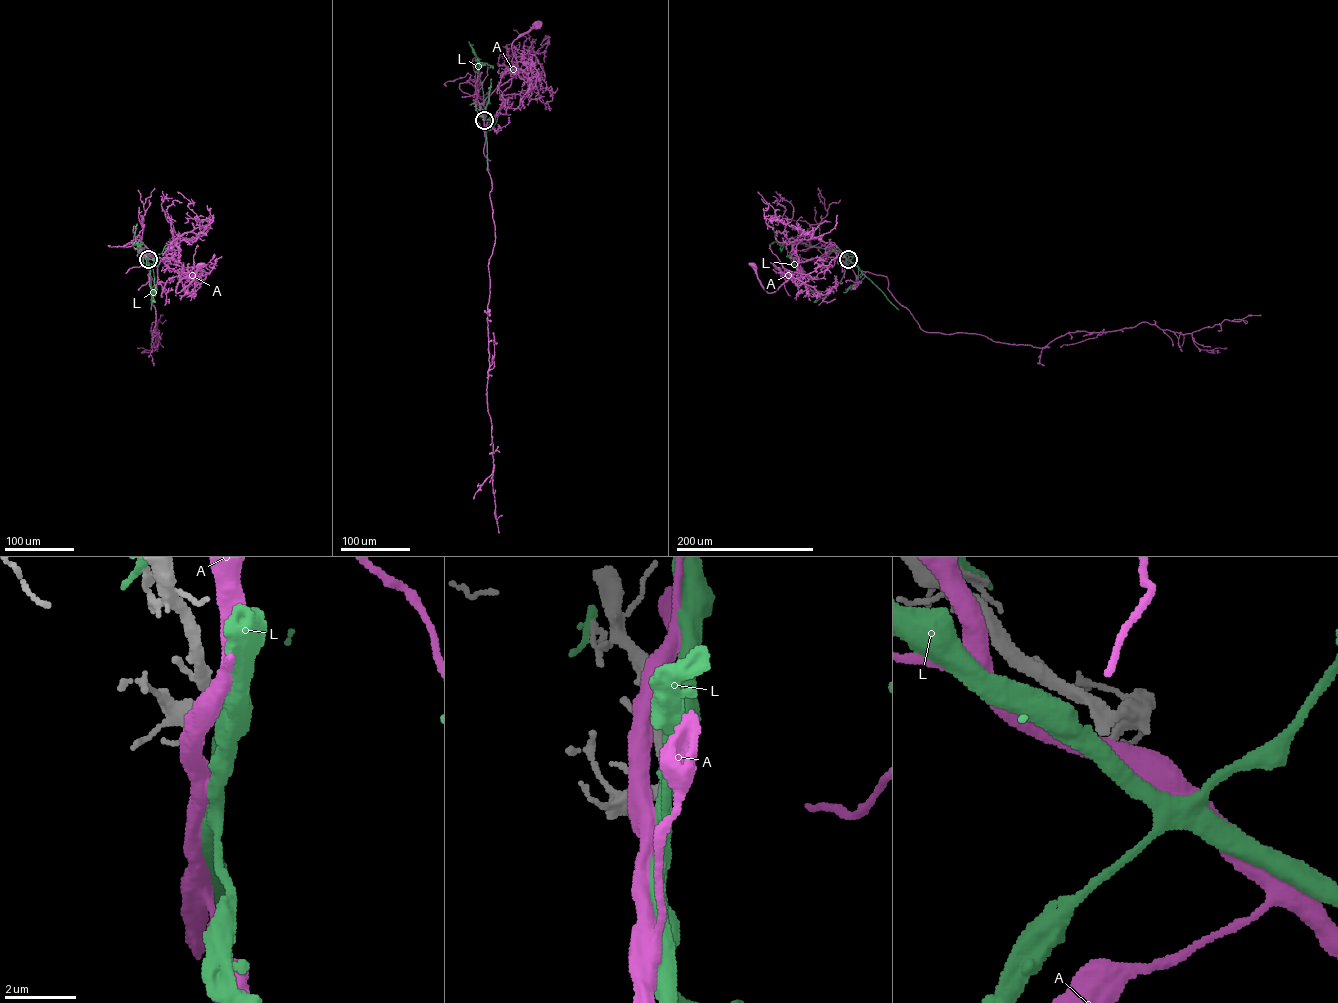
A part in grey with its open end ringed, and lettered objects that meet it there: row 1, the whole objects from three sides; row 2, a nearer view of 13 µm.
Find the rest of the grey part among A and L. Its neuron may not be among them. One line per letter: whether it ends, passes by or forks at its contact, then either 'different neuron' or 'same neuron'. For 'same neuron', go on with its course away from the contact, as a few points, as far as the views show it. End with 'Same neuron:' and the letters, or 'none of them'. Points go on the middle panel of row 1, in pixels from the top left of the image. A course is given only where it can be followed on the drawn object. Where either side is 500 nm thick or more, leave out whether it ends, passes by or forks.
A: different neuron
L: different neuron
Same neuron: none of them

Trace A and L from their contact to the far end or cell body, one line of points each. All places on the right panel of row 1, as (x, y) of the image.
A: (848, 259), (832, 249), (826, 256), (800, 262), (797, 271), (771, 292), (760, 284), (753, 265)
L: (847, 259), (803, 243), (780, 245), (775, 240), (772, 223)

